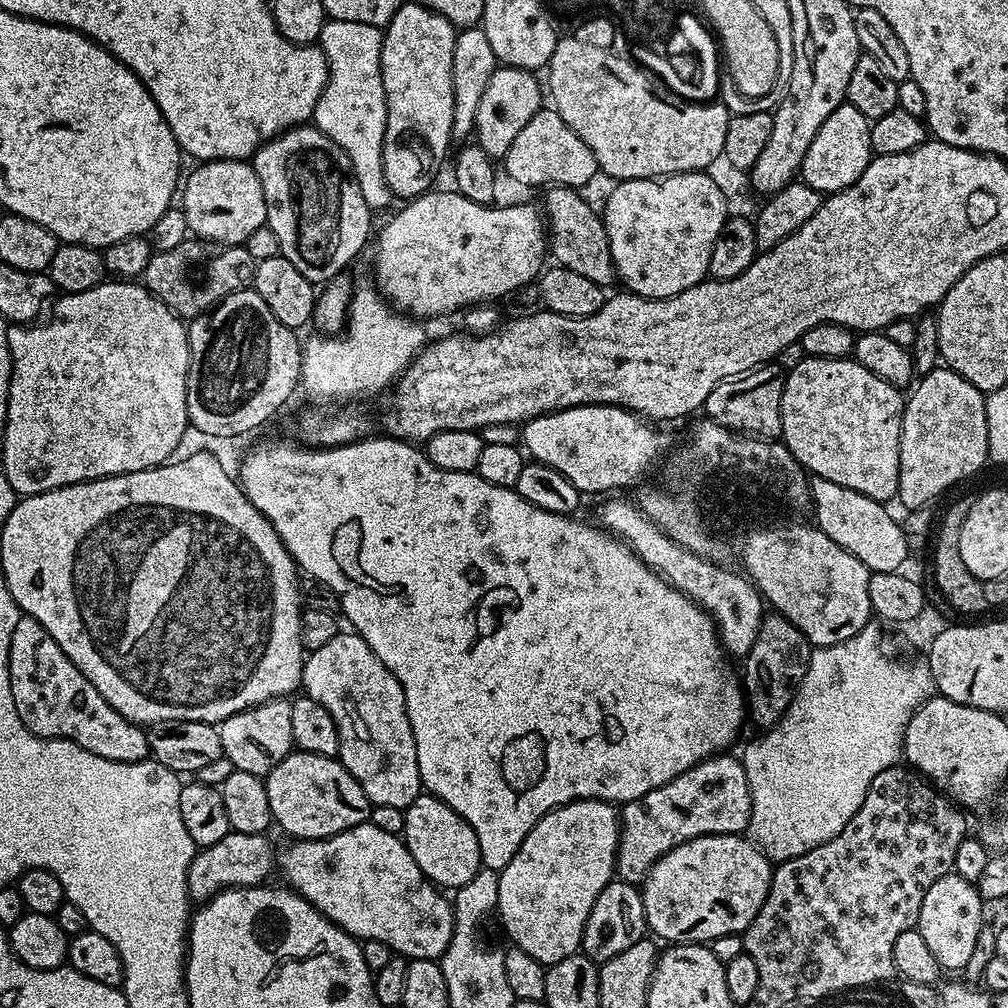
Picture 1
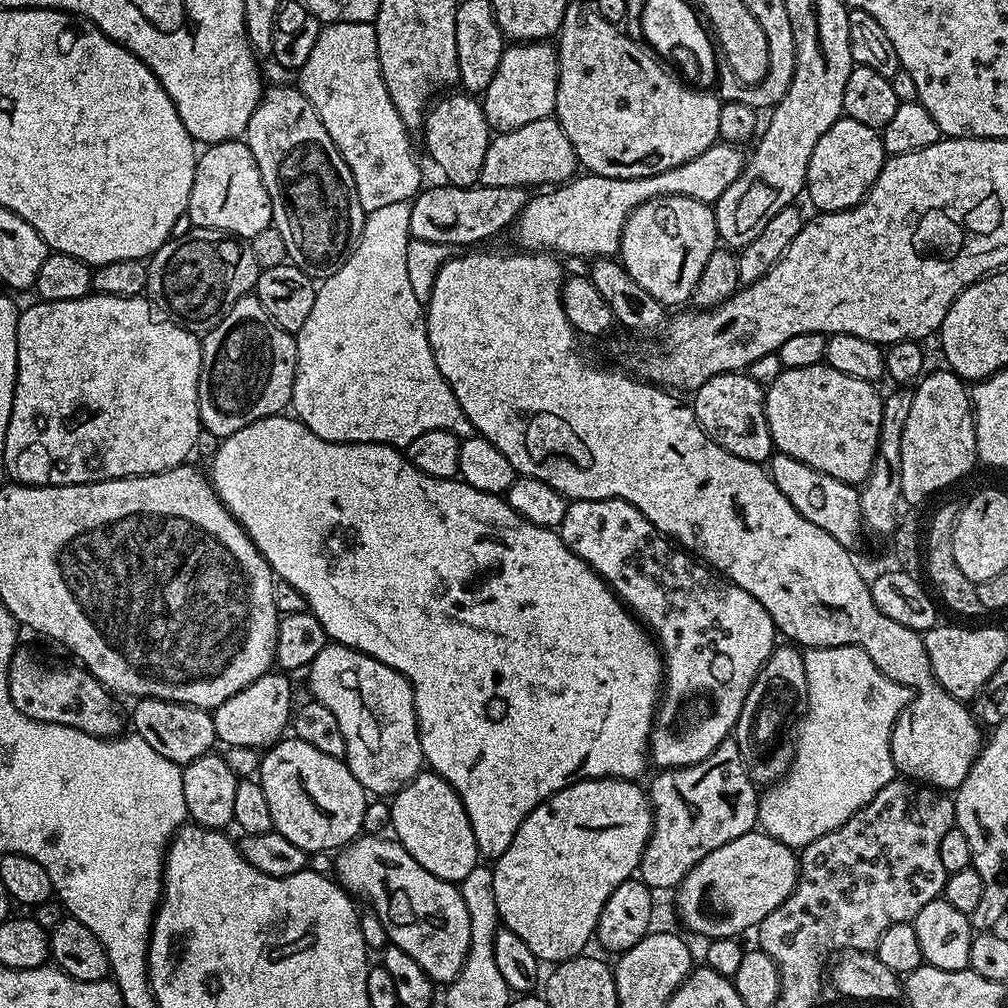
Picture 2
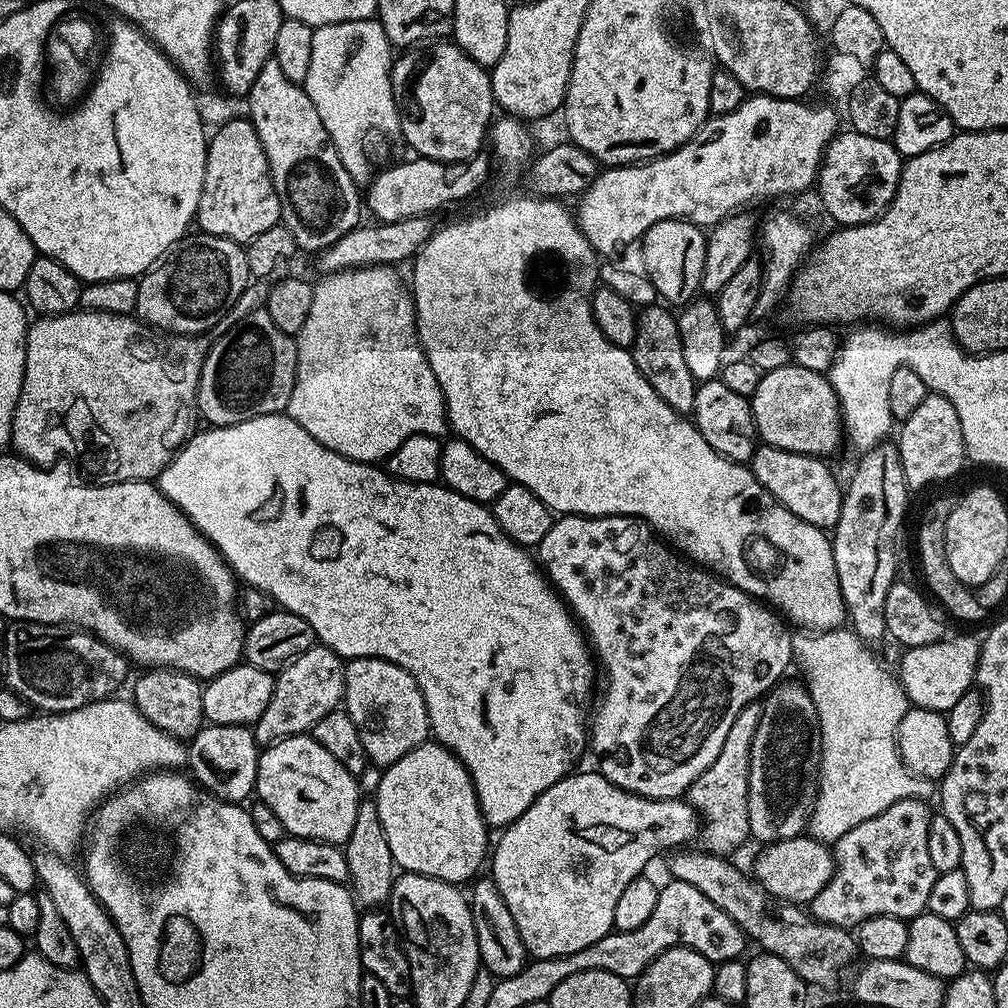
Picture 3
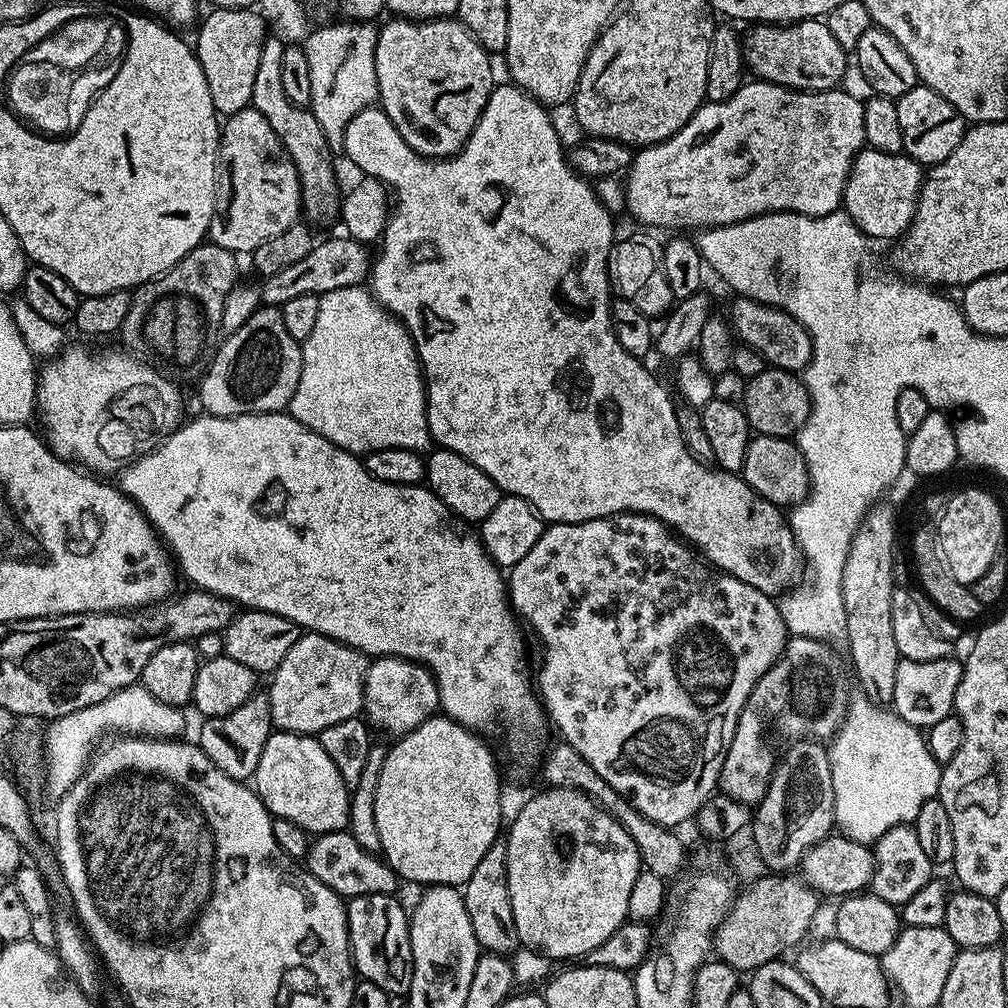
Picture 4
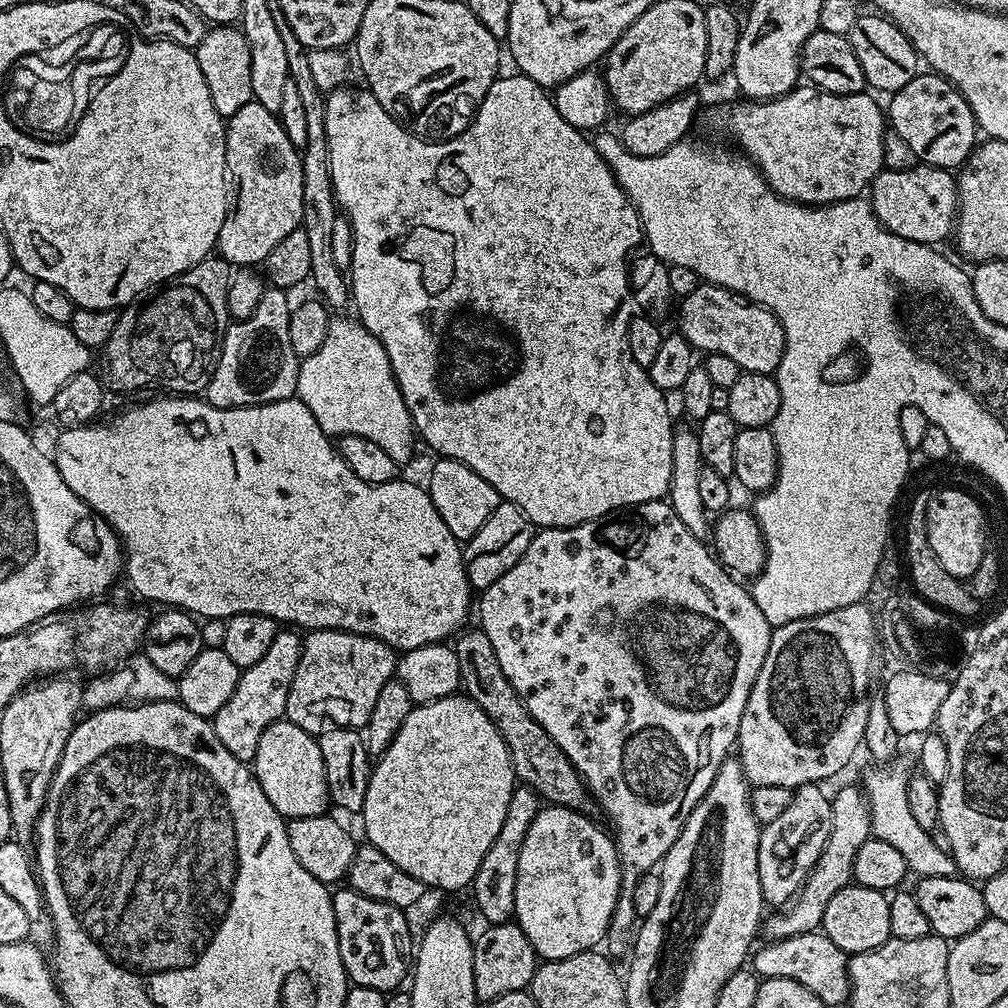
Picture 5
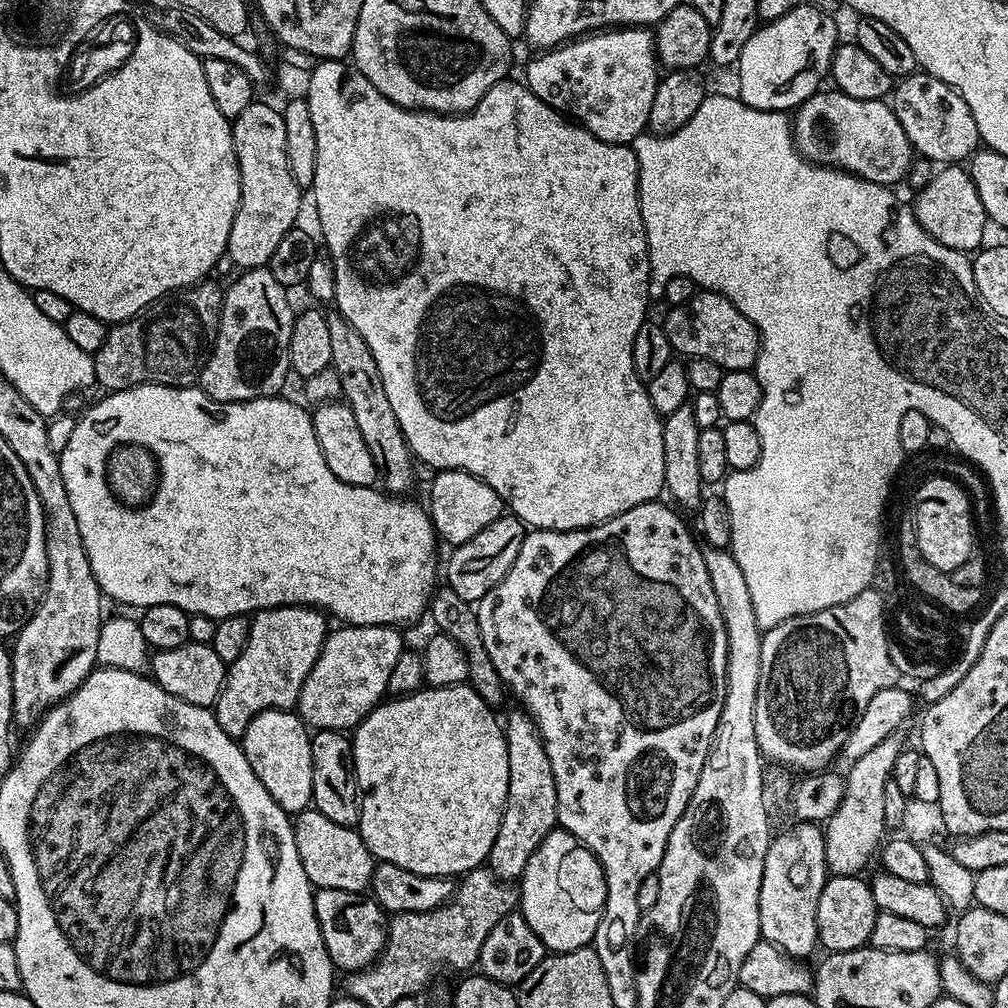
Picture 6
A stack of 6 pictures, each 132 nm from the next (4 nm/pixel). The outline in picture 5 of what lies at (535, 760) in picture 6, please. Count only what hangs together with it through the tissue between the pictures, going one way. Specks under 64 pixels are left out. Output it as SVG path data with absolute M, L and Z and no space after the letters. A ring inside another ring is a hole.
M518 786L512 791L510 806L506 806L506 822L502 822L498 838L494 838L490 850L486 850L486 858L482 858L482 866L478 866L478 874L470 885L470 893L476 899L476 908L485 916L488 924L502 924L513 919L516 911L518 854L522 850L526 830L530 830L530 822L534 822L541 807L542 801L534 789Z

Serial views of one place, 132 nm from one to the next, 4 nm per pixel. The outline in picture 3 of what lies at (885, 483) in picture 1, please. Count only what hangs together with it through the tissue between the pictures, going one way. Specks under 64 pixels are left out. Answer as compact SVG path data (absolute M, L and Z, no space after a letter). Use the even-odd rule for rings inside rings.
M795 362L787 364L778 370L763 373L758 382L758 390L754 390L750 399L756 423L756 435L763 443L782 450L821 458L828 458L828 455L839 446L840 440L842 444L840 400L836 397L834 386L825 373L806 370Z

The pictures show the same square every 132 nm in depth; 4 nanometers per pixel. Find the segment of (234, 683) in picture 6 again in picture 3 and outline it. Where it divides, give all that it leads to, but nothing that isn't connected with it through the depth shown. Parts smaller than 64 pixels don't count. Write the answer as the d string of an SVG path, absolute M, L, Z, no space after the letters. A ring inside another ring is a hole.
M205 723L197 736L192 737L188 744L188 763L191 775L197 784L206 792L217 796L219 800L229 800L231 804L247 801L247 796L253 795L256 787L256 771L260 761L261 749L256 742L256 733L247 724L238 726L222 726L221 724Z

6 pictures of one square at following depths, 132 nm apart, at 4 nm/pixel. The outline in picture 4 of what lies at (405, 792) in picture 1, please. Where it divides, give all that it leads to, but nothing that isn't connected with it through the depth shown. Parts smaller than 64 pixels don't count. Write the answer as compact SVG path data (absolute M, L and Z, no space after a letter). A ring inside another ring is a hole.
M382 656L369 663L364 679L364 706L362 712L367 723L373 729L381 728L382 731L389 732L392 738L399 738L405 736L410 730L422 726L422 722L426 722L431 716L437 715L439 708L438 685L429 668L422 664L416 664L413 660L403 660L400 656Z

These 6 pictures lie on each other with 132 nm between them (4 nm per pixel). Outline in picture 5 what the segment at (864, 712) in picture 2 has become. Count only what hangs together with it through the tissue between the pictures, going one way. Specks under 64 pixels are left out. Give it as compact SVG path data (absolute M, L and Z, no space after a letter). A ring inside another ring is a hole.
M896 767L876 770L880 772L870 773L864 784L862 783L862 791L868 798L868 809L872 815L872 836L882 842L890 842L890 846L894 846L894 850L898 850L898 854L906 858L909 873L917 877L957 875L956 864L951 855L939 843L936 845L931 840L933 837L930 833L922 830L918 822L914 822L910 814L910 801L906 799L909 773Z

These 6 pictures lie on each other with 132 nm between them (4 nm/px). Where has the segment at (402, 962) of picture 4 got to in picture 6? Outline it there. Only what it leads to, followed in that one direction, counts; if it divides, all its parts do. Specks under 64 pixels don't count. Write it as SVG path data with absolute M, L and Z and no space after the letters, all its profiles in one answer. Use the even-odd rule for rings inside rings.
M316 888L312 901L322 934L322 942L330 954L333 965L344 974L360 972L380 957L388 940L386 913L371 895L346 890Z

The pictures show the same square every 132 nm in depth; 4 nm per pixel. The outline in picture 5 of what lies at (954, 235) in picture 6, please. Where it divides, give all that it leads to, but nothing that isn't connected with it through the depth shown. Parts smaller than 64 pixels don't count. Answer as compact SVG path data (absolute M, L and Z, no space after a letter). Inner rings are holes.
M919 162L910 170L879 172L870 185L870 203L881 229L910 242L940 246L953 235L956 226L956 181L949 169Z

